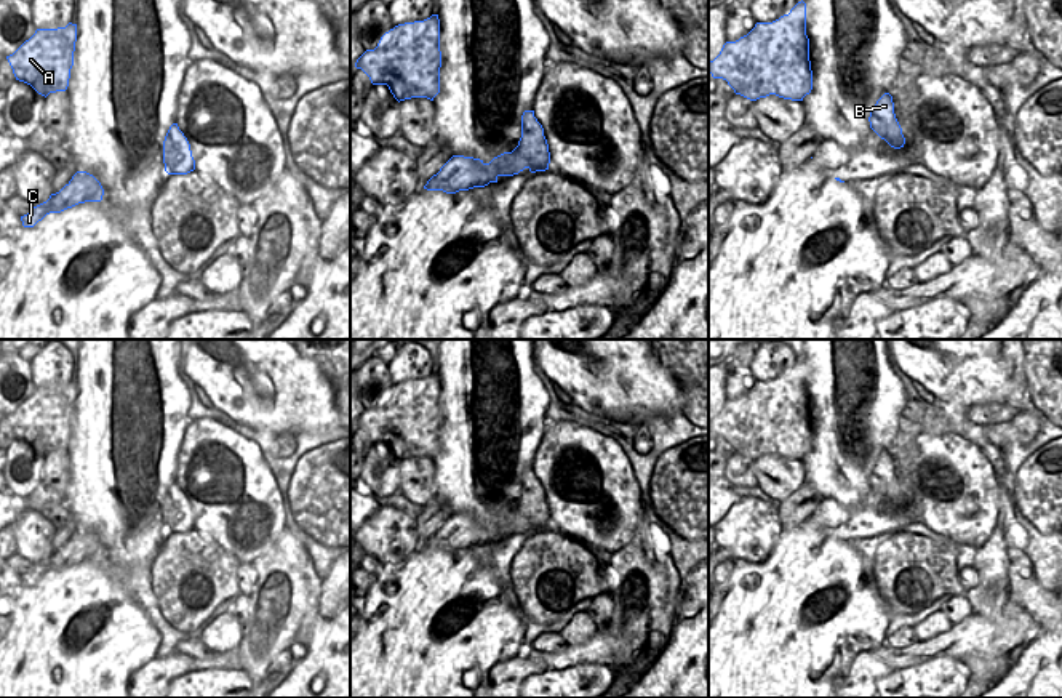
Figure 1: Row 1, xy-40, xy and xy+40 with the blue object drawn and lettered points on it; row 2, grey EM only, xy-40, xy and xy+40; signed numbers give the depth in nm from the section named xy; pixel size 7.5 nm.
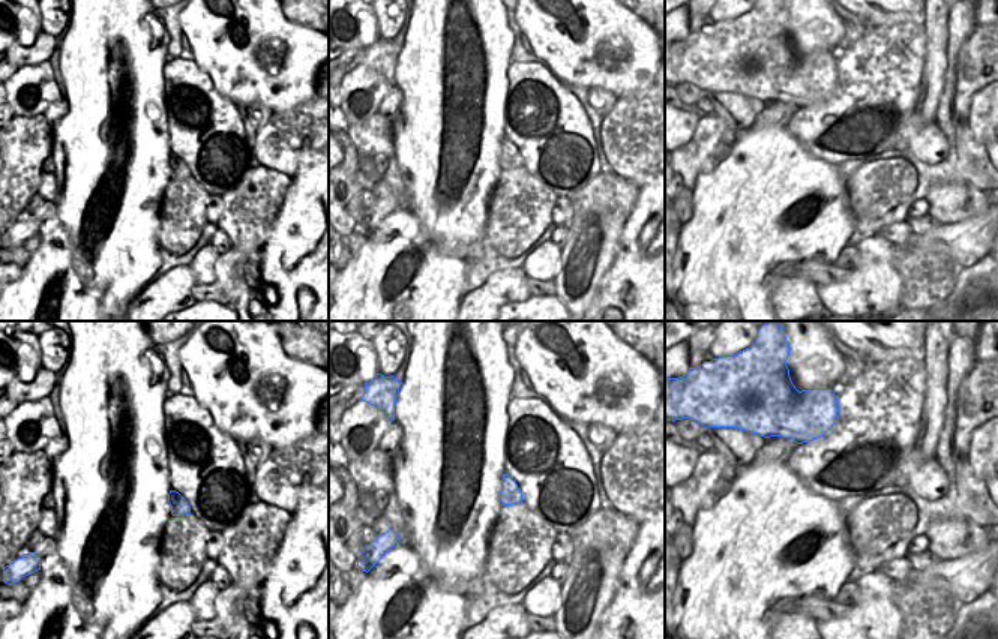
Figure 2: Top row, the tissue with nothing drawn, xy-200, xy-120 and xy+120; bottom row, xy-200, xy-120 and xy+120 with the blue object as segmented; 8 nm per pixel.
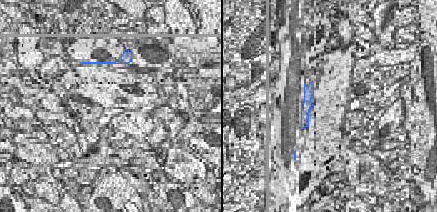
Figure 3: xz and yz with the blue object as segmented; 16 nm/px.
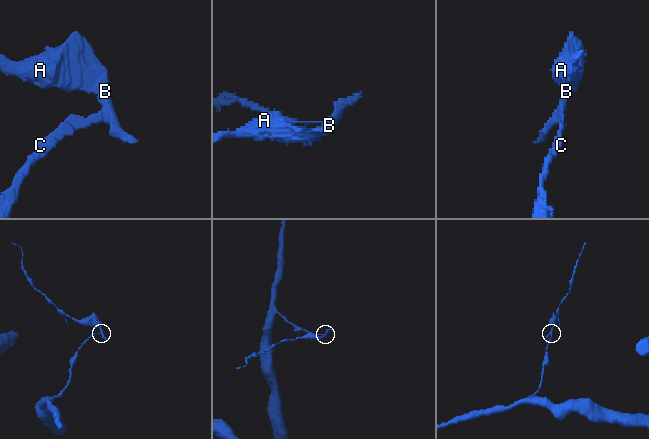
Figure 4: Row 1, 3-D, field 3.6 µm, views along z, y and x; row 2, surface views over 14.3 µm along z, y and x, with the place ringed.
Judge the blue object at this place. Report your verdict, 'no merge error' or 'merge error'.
merge error

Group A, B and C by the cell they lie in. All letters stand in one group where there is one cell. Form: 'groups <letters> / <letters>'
groups A B / C

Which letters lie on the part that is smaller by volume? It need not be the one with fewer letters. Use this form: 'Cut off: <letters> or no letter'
Cut off: A, B

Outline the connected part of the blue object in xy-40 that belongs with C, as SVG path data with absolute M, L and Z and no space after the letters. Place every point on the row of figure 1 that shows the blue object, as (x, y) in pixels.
M77 171L72 179L56 194L37 207L27 215L21 216L24 227L34 227L50 213L61 213L85 202L101 202L104 189L101 183L86 171Z

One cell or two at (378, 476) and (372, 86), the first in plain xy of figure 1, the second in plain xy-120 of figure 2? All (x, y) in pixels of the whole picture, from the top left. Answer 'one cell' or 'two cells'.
one cell

